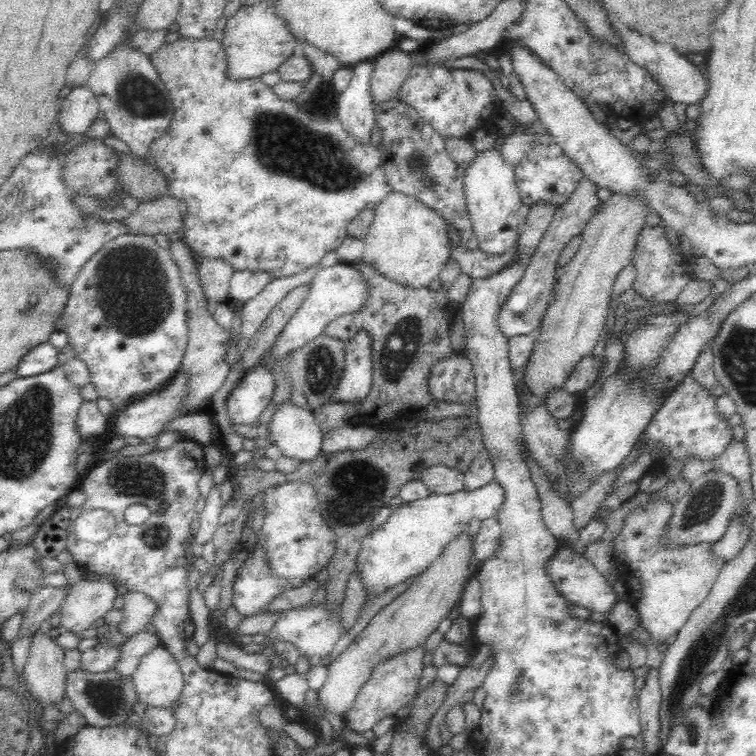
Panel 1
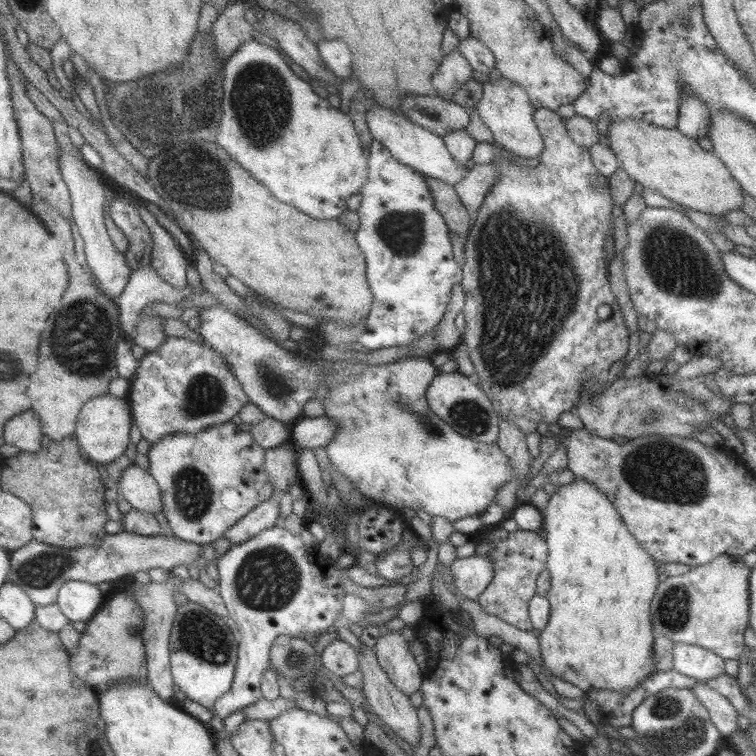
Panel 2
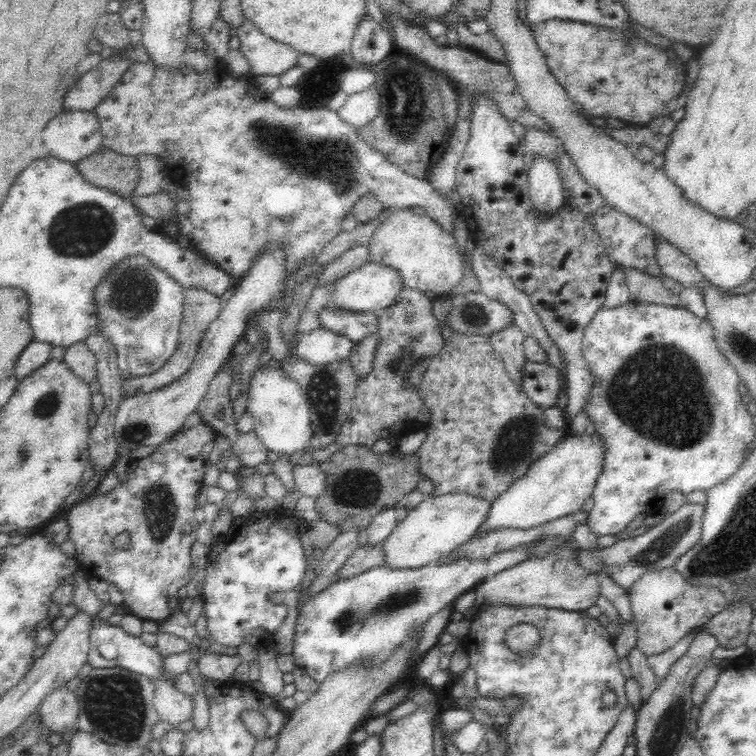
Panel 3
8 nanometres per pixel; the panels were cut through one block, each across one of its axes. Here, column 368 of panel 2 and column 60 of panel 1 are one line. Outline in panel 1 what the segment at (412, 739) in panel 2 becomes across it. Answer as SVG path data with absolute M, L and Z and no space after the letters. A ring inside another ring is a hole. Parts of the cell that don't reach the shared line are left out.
M39 630L32 640L28 662L21 674L26 690L39 703L39 708L57 705L66 697L67 674L63 650L48 632Z

